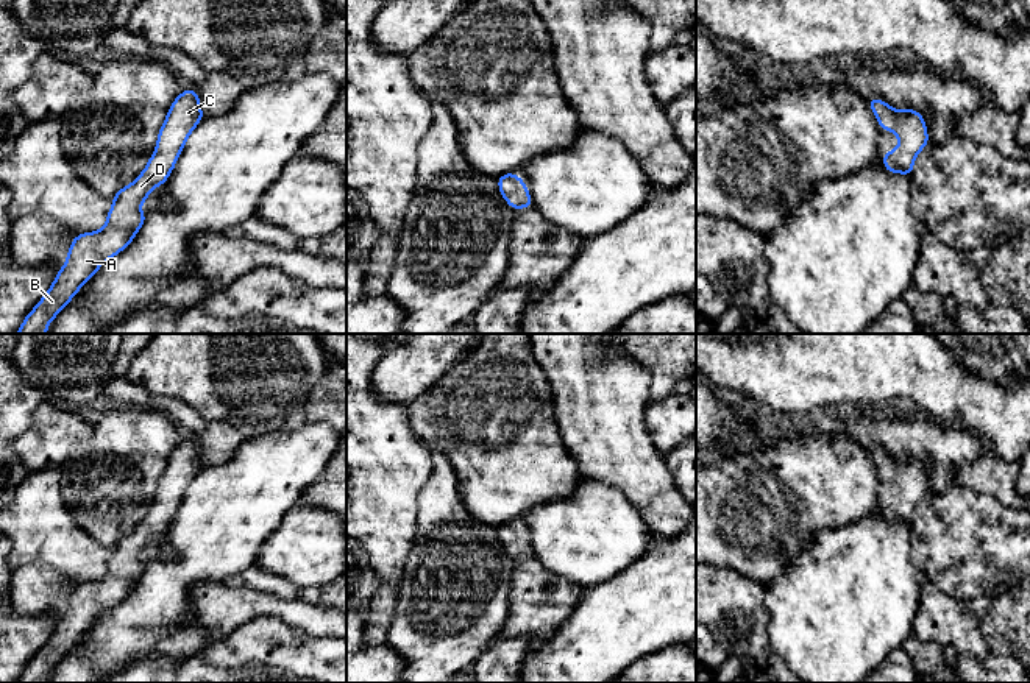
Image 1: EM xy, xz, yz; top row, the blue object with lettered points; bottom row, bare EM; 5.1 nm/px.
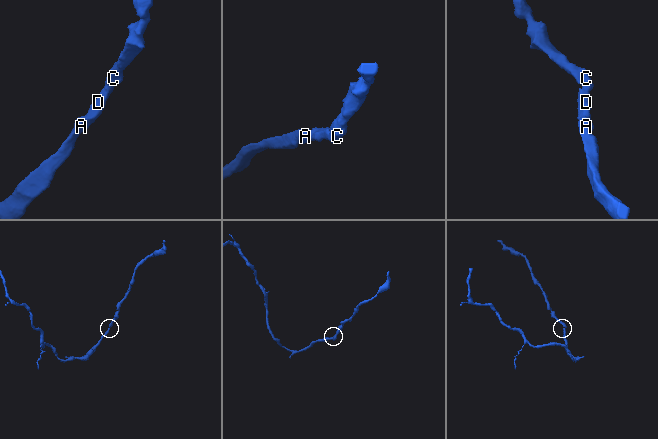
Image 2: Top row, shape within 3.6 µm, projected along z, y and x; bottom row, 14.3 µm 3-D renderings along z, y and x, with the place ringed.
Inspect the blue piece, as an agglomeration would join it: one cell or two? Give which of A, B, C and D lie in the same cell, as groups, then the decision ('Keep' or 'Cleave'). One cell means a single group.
Groups: A B C D. Keep

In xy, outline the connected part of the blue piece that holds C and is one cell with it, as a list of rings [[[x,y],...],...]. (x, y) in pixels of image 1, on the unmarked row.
[[[194,438],[176,446],[159,479],[156,499],[145,519],[134,532],[112,546],[114,552],[106,574],[100,580],[75,585],[67,610],[55,632],[16,683],[45,683],[52,669],[70,652],[84,632],[106,610],[131,593],[147,568],[140,561],[140,554],[153,538],[167,530],[187,487],[203,466],[200,448]]]

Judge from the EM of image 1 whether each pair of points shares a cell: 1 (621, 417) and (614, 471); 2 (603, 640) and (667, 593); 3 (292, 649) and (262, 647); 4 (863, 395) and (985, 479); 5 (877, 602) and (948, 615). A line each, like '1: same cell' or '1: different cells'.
1: same cell
2: same cell
3: same cell
4: different cells
5: different cells

